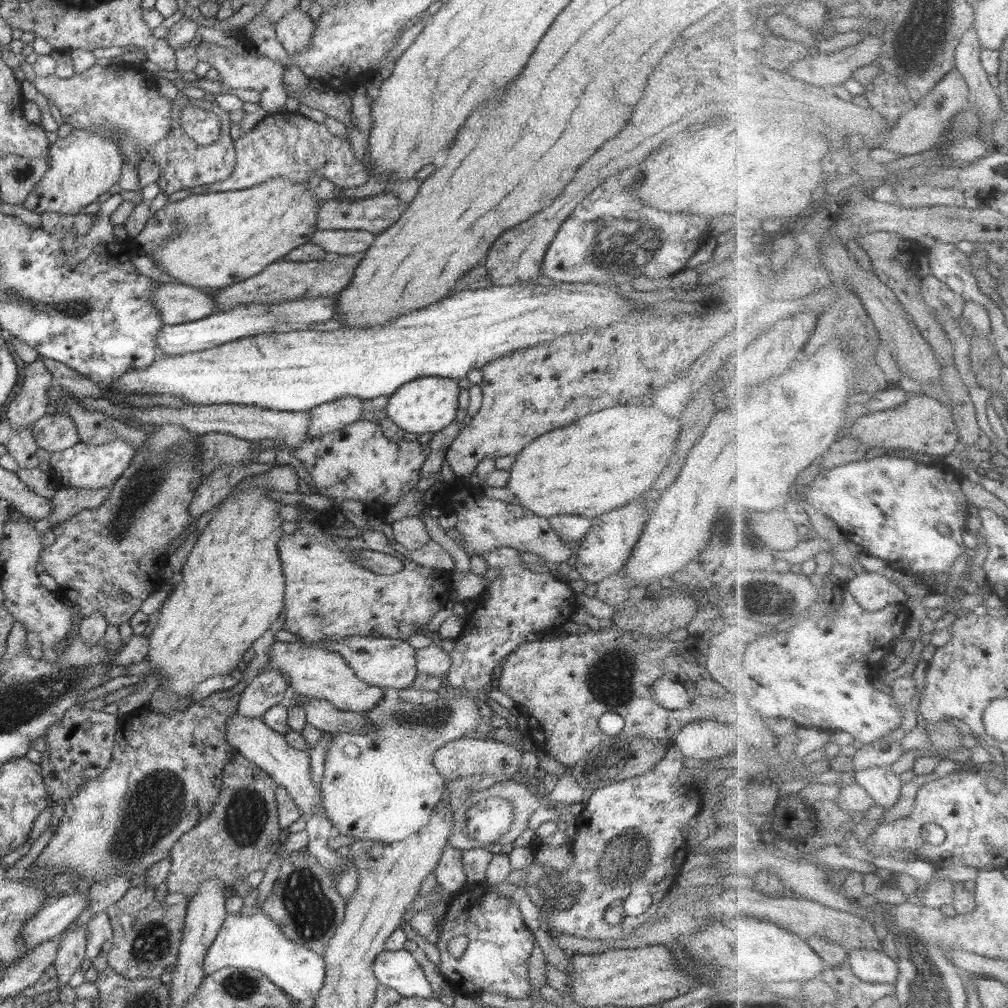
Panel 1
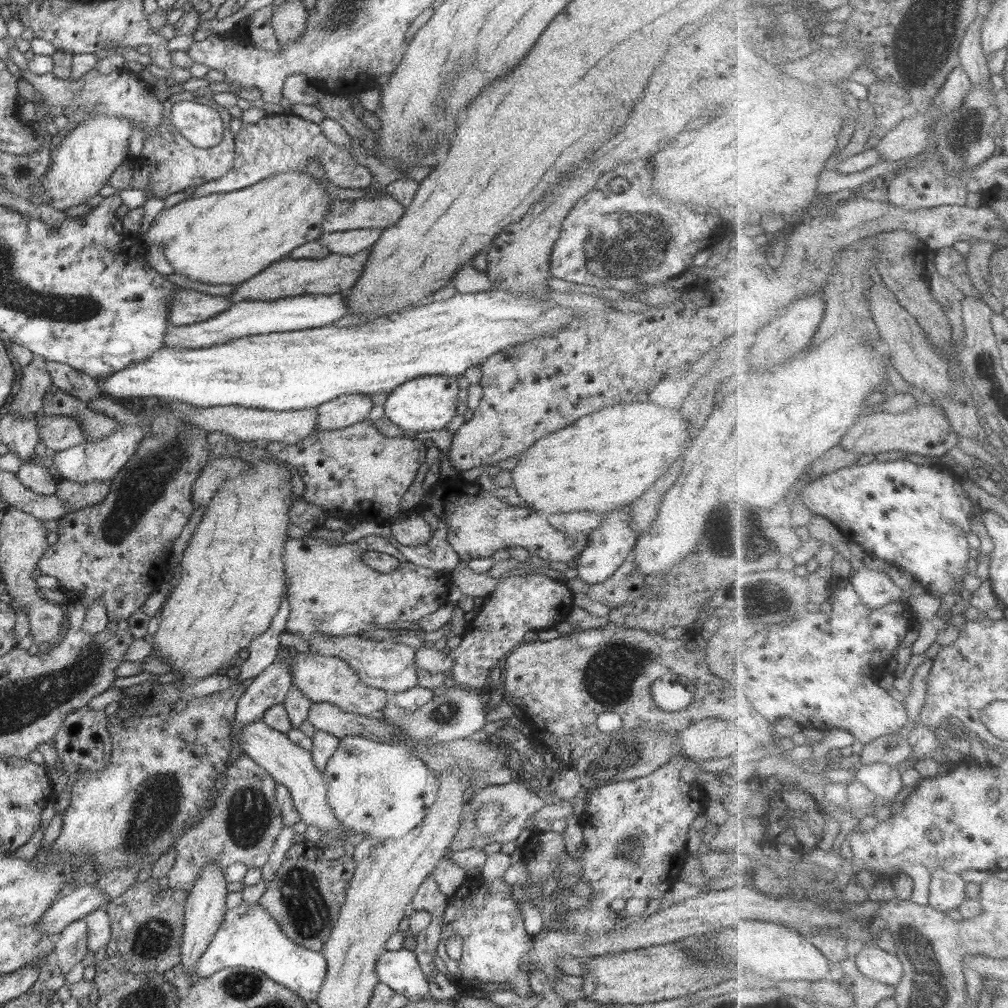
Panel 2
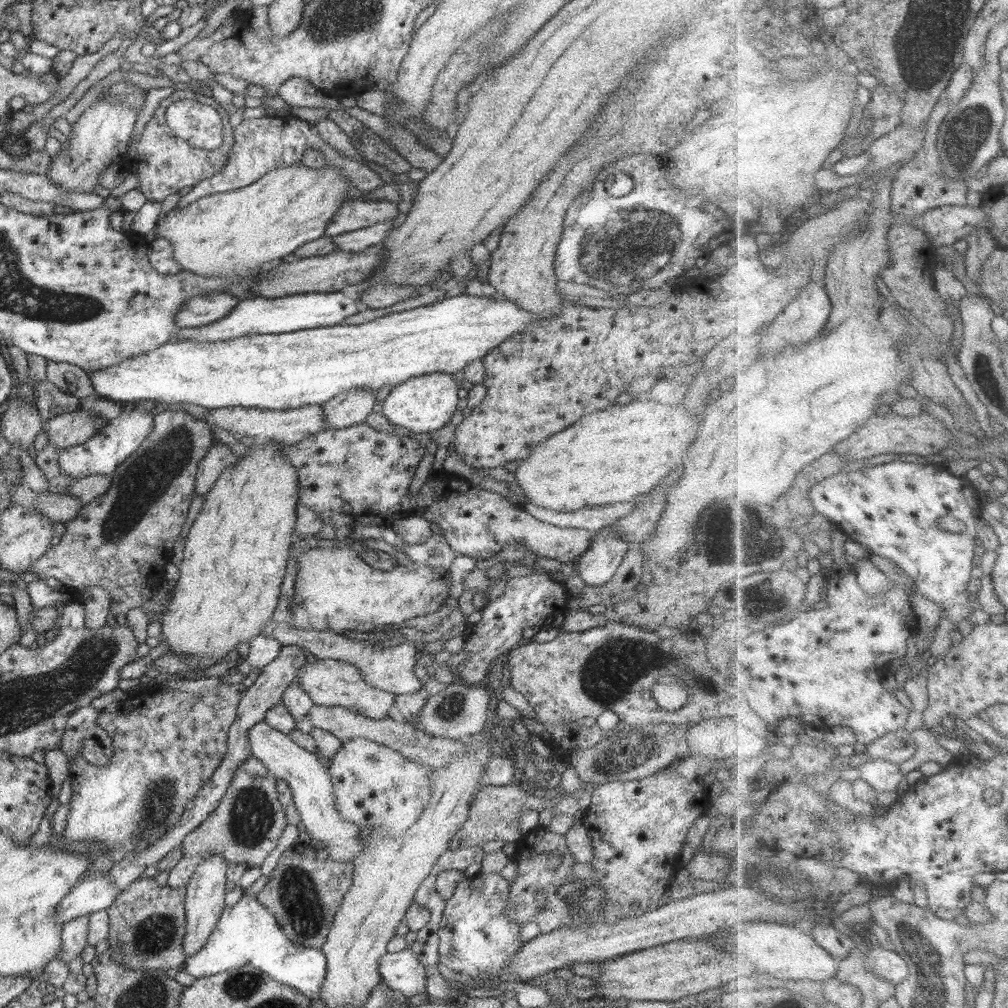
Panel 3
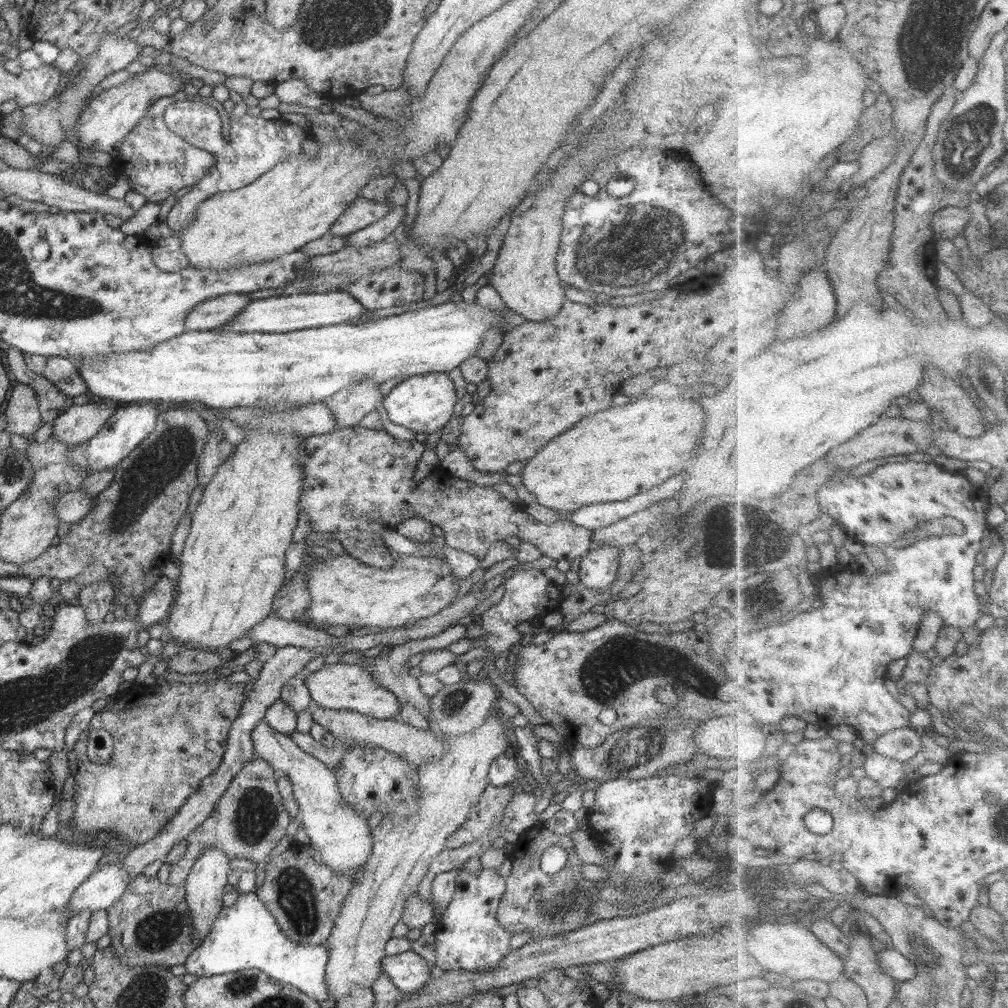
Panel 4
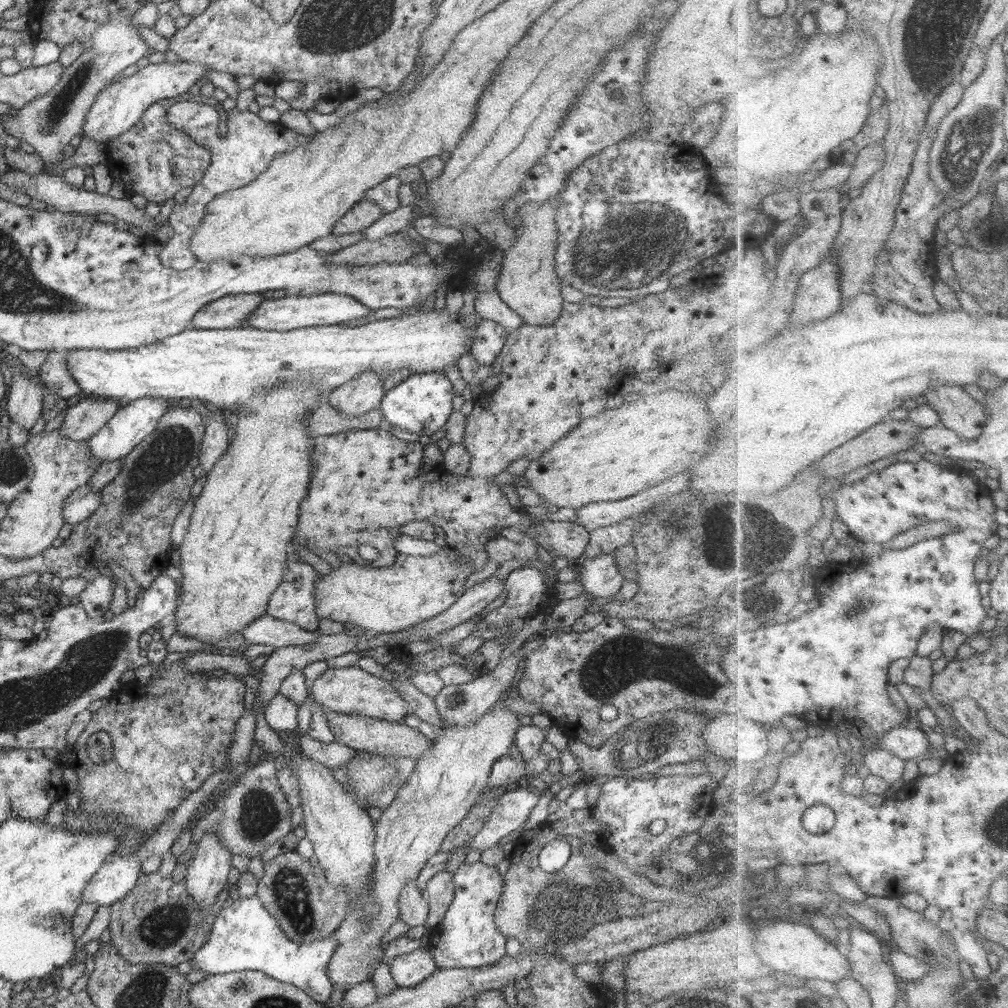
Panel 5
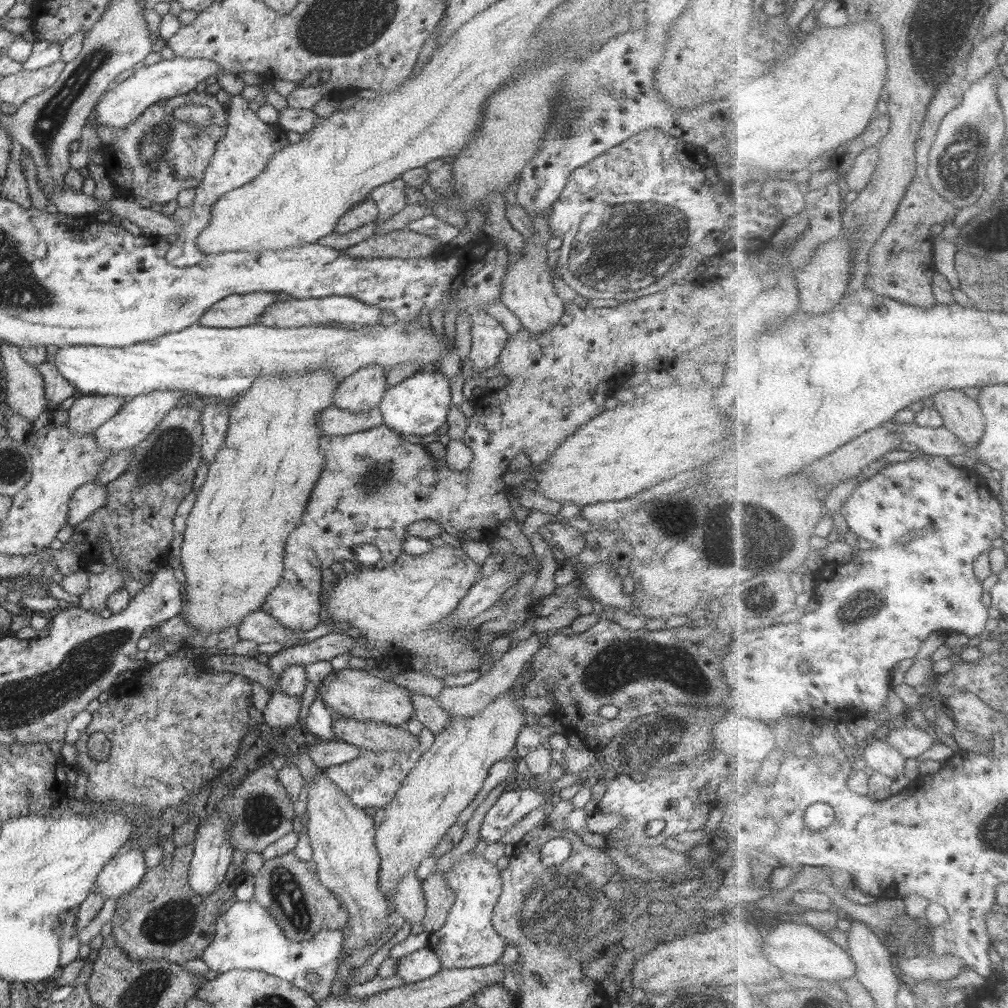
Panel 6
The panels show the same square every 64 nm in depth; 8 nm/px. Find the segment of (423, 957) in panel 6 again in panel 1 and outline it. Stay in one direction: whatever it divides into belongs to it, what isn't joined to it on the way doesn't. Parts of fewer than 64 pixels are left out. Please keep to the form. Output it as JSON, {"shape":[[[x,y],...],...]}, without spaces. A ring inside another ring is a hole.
{"shape":[[[406,949],[382,951],[374,960],[373,973],[380,984],[396,989],[403,997],[429,999],[434,996],[430,980]]]}

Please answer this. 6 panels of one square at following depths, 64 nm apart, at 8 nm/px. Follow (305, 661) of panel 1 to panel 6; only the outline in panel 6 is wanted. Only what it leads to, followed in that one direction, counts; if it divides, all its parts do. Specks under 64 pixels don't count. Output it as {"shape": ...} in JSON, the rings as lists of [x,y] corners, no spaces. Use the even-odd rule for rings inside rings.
{"shape":[[[346,667],[334,670],[324,680],[318,682],[316,696],[332,711],[356,720],[370,720],[370,722],[384,722],[394,726],[406,726],[410,718],[415,717],[414,703],[410,701],[410,691],[376,676],[375,671]]]}

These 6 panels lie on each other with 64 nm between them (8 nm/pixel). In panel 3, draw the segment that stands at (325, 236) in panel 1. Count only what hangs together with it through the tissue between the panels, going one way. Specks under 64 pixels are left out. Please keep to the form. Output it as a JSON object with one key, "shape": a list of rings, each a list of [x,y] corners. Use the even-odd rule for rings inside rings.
{"shape":[[[384,221],[368,228],[361,228],[354,232],[344,232],[340,236],[332,236],[336,250],[356,252],[377,245],[385,241],[388,232],[393,228],[394,221]]]}

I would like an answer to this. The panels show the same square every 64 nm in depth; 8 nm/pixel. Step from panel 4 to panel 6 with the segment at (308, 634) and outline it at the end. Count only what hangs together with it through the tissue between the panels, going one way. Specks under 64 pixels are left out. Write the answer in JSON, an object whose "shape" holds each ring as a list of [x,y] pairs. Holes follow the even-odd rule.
{"shape":[[[262,609],[242,617],[242,623],[236,627],[240,638],[254,641],[259,645],[266,644],[266,642],[284,644],[290,641],[294,644],[296,640],[304,639],[304,637],[299,638],[297,636],[296,630],[282,626],[278,620],[274,620]]]}

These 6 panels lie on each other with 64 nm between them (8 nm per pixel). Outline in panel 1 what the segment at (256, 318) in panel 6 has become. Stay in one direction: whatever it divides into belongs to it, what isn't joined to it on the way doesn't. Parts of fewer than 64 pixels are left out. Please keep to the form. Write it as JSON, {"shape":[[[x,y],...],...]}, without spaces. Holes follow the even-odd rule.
{"shape":[[[161,283],[154,292],[153,302],[163,325],[195,322],[218,312],[210,295],[190,285]]]}

